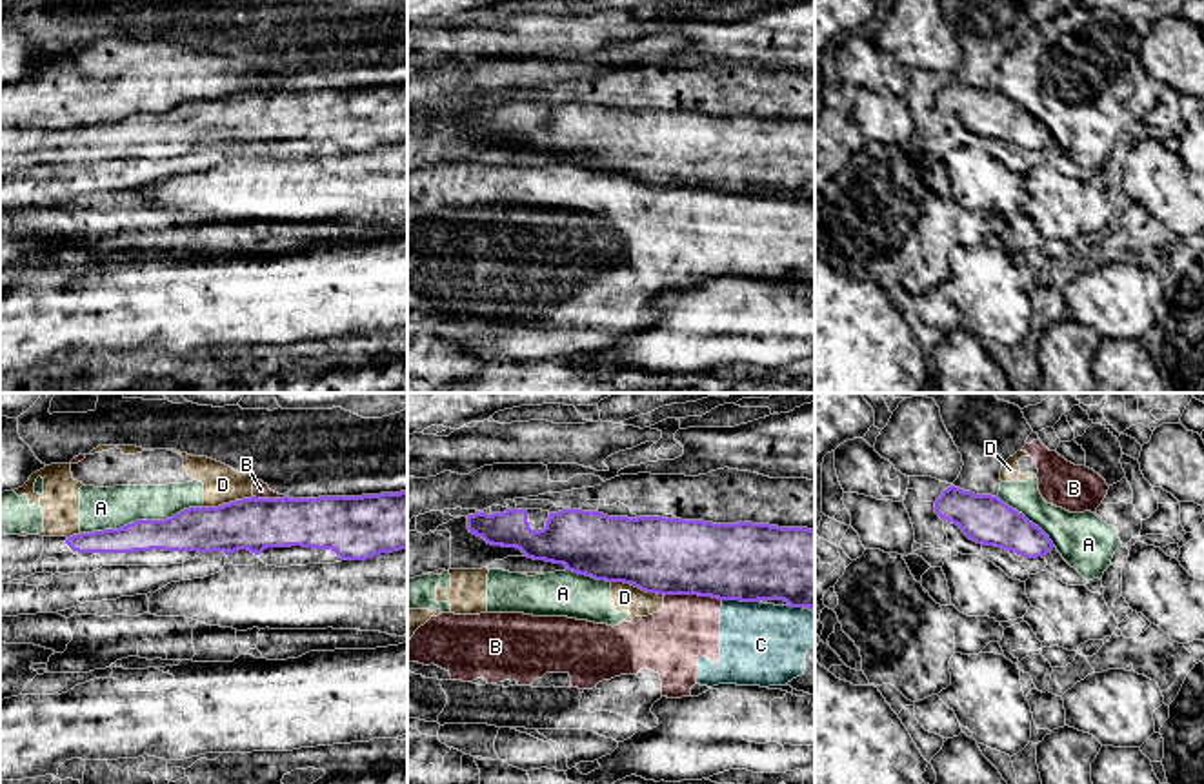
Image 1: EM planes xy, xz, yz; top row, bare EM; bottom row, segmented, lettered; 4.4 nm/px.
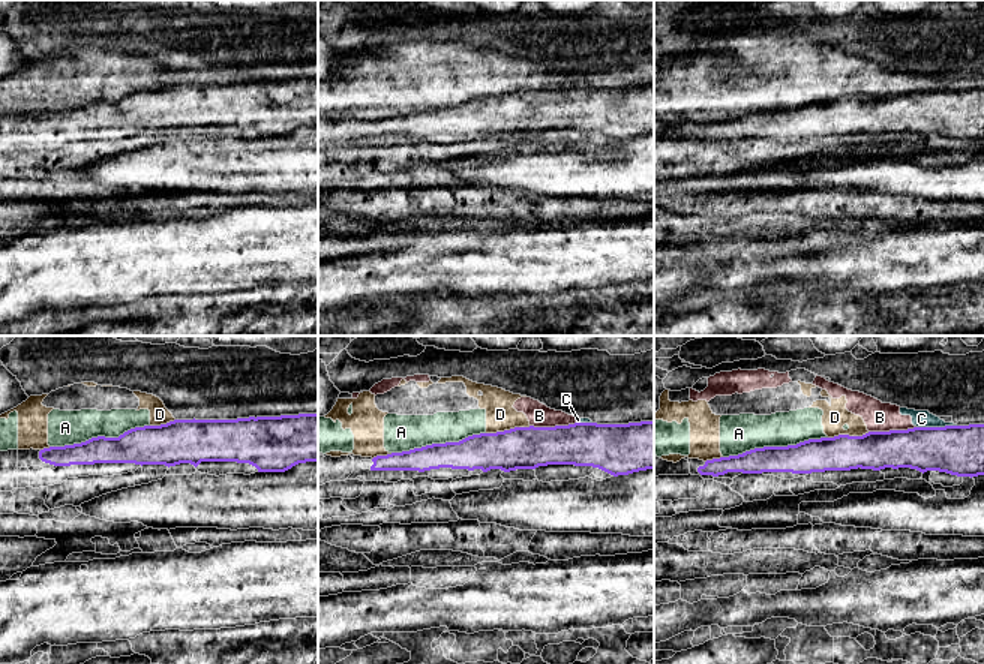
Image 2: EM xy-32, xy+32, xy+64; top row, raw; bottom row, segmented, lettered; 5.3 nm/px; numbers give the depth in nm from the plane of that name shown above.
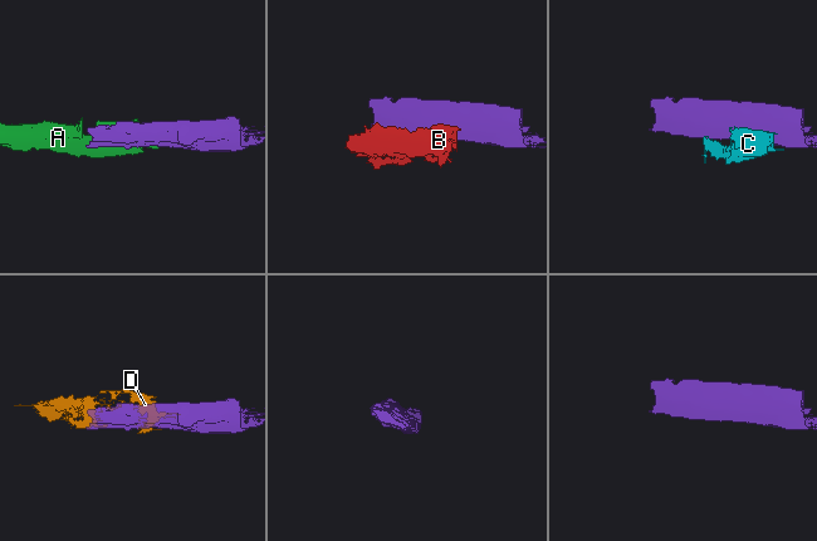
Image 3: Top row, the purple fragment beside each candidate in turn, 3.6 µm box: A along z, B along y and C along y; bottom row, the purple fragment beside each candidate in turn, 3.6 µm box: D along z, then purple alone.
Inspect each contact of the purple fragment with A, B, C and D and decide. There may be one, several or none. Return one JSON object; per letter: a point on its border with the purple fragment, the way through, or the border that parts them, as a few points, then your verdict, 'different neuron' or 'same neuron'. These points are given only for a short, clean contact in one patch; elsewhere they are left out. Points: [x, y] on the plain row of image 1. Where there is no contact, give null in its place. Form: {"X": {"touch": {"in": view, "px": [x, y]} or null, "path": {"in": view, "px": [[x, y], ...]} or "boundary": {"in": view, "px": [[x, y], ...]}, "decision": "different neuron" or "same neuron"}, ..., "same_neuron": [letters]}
{"A": {"touch": {"in": "xy", "px": [140, 113]}, "decision": "different neuron"}, "B": {"touch": {"in": "xz", "px": [693, 186]}, "boundary": {"in": "xz", "px": [[664, 188], [710, 188], [721, 193]]}, "decision": "different neuron"}, "C": {"touch": {"in": "xz", "px": [741, 193]}, "decision": "different neuron"}, "D": {"touch": {"in": "xz", "px": [639, 180]}, "decision": "different neuron"}, "same_neuron": []}

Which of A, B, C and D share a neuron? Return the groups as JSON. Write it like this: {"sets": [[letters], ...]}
{"sets": [["A", "B", "C", "D"]]}

